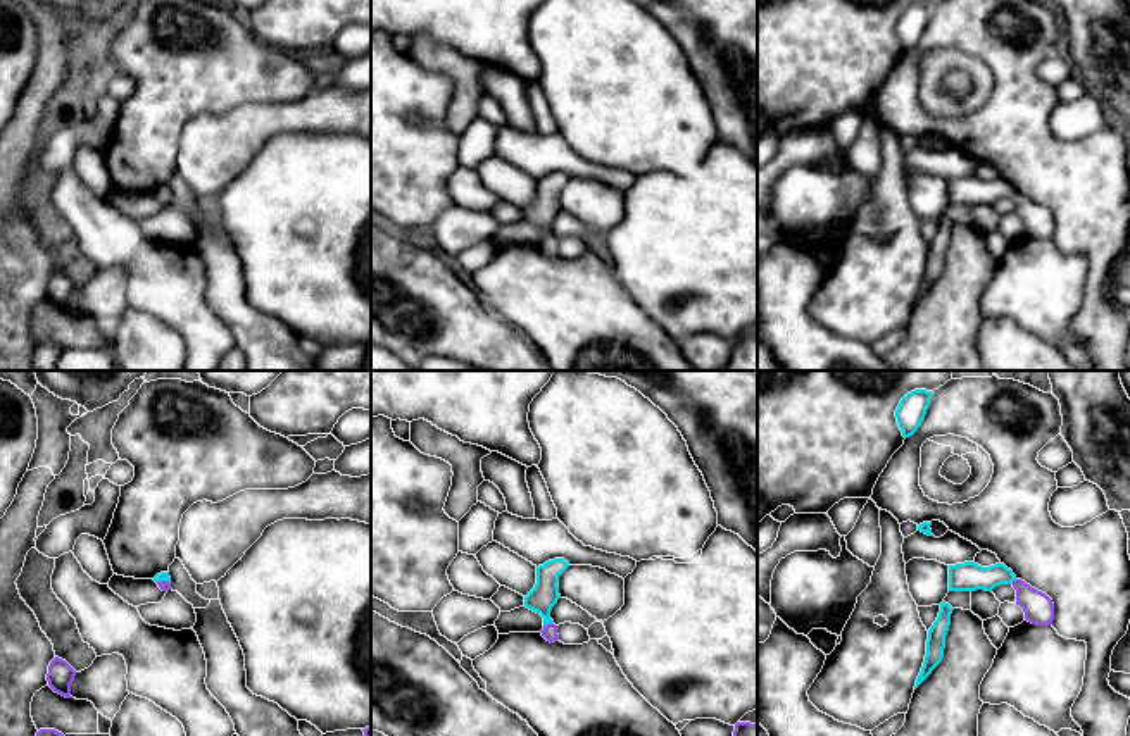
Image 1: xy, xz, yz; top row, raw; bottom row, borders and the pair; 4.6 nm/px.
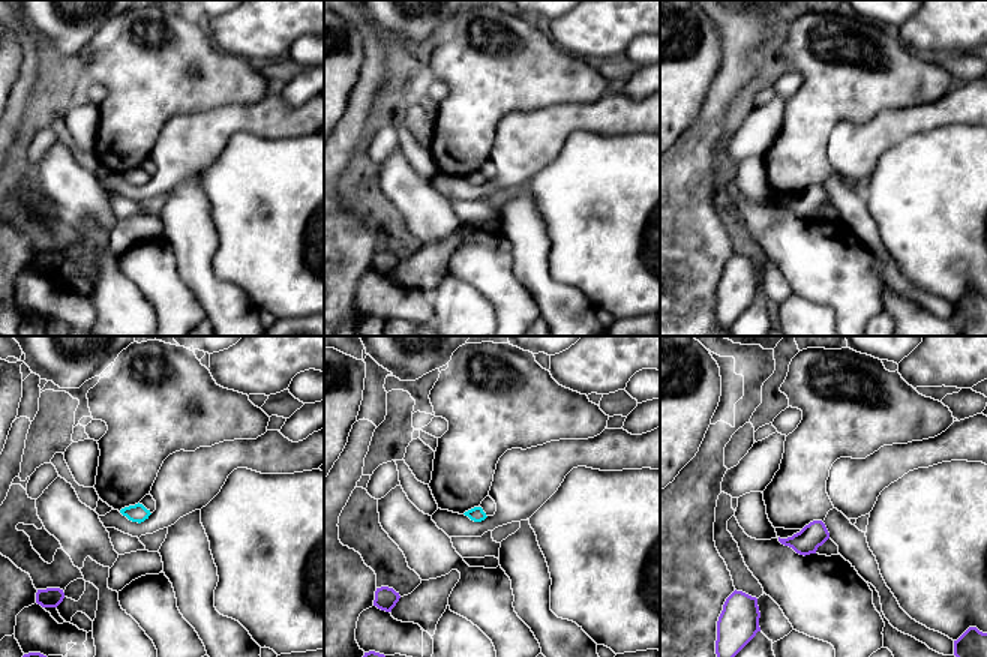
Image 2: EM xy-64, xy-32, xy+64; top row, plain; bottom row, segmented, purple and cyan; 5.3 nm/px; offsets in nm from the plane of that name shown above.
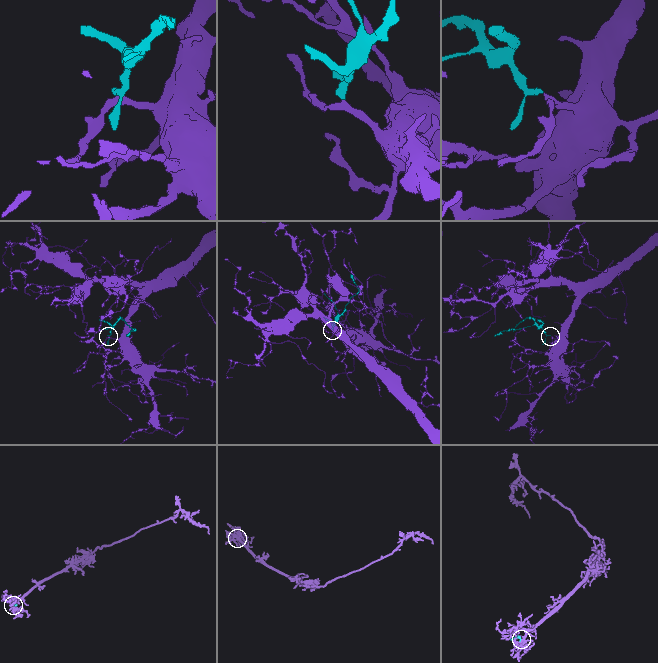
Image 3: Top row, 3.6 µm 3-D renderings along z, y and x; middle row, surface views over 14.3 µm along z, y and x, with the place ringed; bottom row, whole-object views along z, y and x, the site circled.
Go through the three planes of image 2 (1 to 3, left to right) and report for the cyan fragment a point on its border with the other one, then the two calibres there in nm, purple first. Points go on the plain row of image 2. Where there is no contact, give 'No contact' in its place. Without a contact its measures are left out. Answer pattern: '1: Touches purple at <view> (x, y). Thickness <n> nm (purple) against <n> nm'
1: No contact
2: No contact
3: No contact

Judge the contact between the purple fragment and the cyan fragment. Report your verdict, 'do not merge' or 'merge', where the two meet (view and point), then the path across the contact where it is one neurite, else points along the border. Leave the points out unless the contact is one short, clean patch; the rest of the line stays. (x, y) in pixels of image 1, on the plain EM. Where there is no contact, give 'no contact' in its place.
merge; contact xz (547, 238); way xz (549, 245), (547, 238), (546, 207)

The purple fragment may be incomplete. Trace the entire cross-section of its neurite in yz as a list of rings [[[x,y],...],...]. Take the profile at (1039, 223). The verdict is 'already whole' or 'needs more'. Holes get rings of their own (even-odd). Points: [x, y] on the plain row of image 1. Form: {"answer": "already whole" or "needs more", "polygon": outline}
{"answer": "needs more", "polygon": [[[975,176],[949,179],[949,205],[992,205],[995,200],[1011,198],[1016,203],[1016,219],[1025,226],[1025,233],[1037,240],[1052,240],[1052,214],[1018,193],[1004,178],[982,181]]]}

